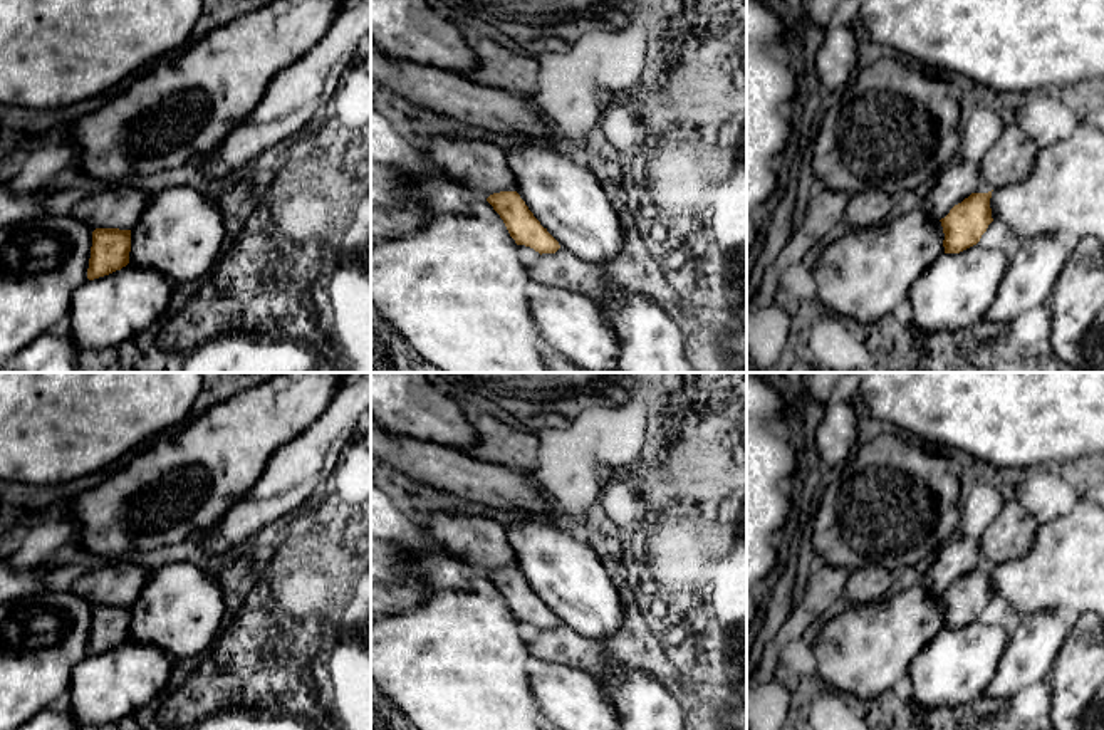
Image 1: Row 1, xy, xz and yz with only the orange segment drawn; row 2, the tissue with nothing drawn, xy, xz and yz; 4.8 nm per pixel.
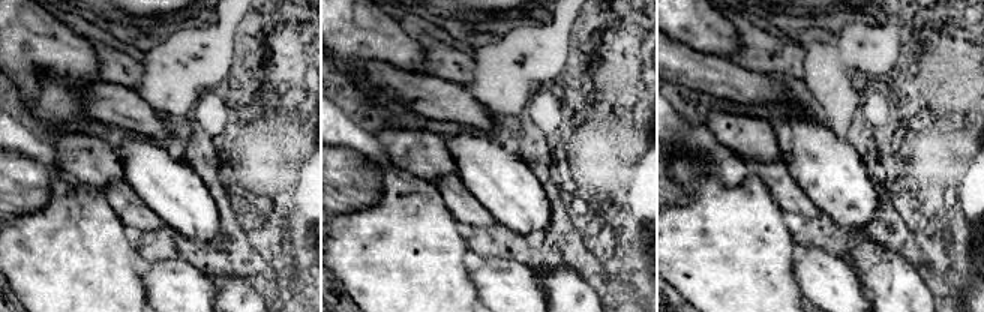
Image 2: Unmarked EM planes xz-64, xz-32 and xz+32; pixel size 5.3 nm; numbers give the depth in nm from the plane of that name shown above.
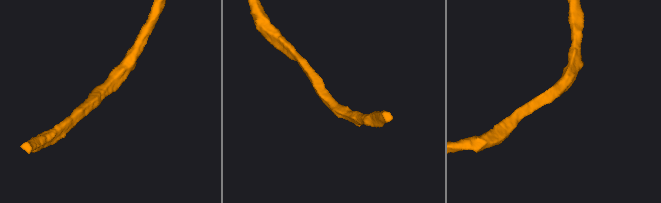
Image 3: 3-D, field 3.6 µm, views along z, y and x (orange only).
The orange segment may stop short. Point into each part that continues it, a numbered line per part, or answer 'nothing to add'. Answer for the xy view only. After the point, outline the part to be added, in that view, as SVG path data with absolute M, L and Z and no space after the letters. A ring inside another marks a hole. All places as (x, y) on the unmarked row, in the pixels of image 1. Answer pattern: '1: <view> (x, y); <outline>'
1: xy (121, 583); M129 561L119 564L107 562L104 567L84 572L72 584L70 591L92 606L131 606L139 597L148 574L141 566Z

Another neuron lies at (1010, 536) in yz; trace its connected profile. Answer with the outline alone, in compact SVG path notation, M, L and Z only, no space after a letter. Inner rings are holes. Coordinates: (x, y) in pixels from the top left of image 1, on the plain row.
M1007 500L995 520L980 537L980 554L992 566L1023 557L1034 540L1039 522L1022 507L1020 500Z

